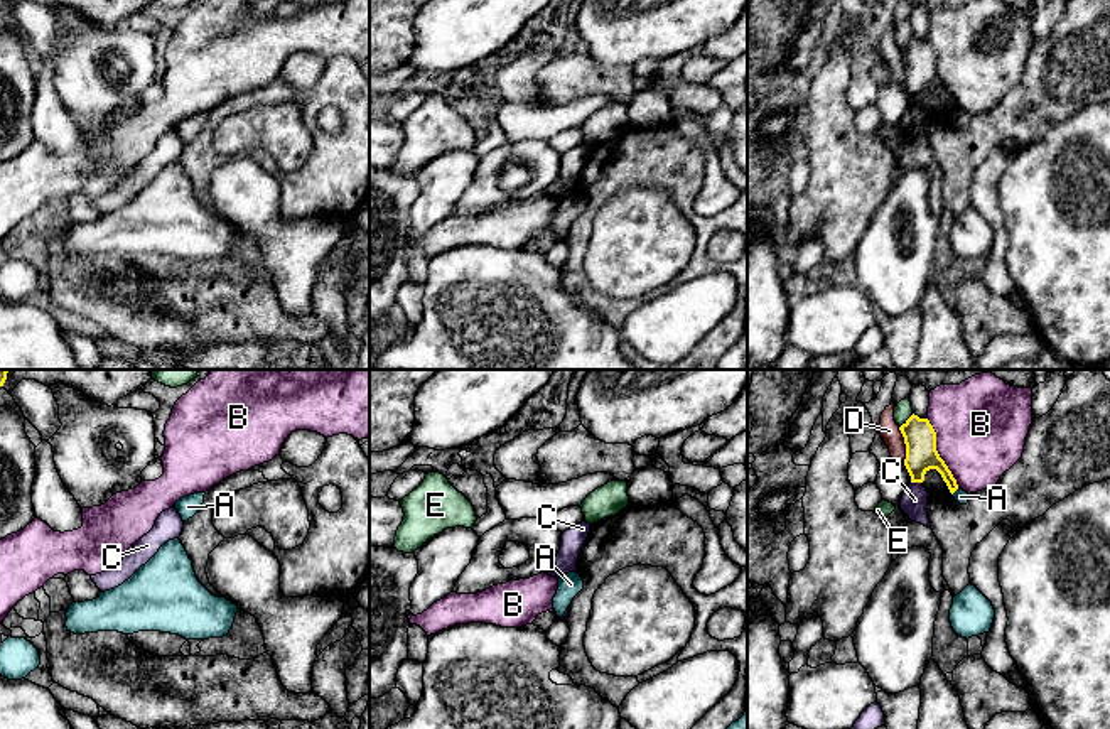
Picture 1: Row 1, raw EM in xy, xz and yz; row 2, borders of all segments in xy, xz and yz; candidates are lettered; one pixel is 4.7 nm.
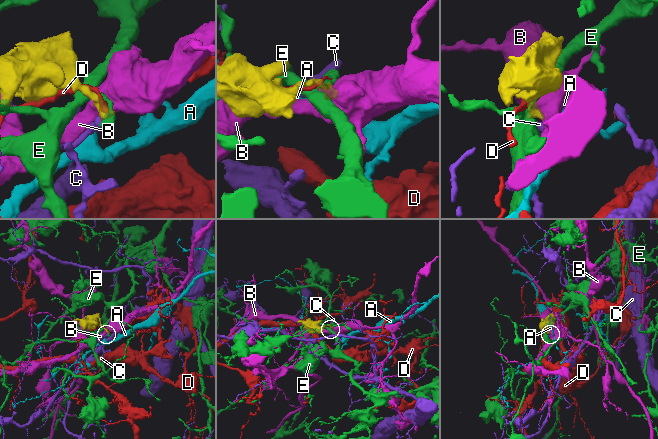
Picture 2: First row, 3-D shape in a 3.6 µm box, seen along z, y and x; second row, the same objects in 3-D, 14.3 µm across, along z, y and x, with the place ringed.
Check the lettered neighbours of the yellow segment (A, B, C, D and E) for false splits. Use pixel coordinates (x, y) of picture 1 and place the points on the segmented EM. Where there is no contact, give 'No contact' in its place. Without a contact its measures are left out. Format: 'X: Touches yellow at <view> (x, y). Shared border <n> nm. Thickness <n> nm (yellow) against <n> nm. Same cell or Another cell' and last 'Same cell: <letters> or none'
A: Touches yellow at yz (953, 491). Shared border 40 nm. Thickness 150 nm (yellow) against 70 nm. Another cell
B: Touches yellow at yz (938, 454). Shared border 360 nm. Thickness 160 nm (yellow) against 440 nm. Another cell
C: Touches yellow at yz (916, 481). Shared border 60 nm. Thickness 160 nm (yellow) against 130 nm. Another cell
D: Touches yellow at yz (905, 442). Shared border 170 nm. Thickness 160 nm (yellow) against 100 nm. Another cell
E: Touches yellow at yz (906, 421). Shared border 100 nm. Thickness 160 nm (yellow) against 90 nm. Another cell
Same cell: none

